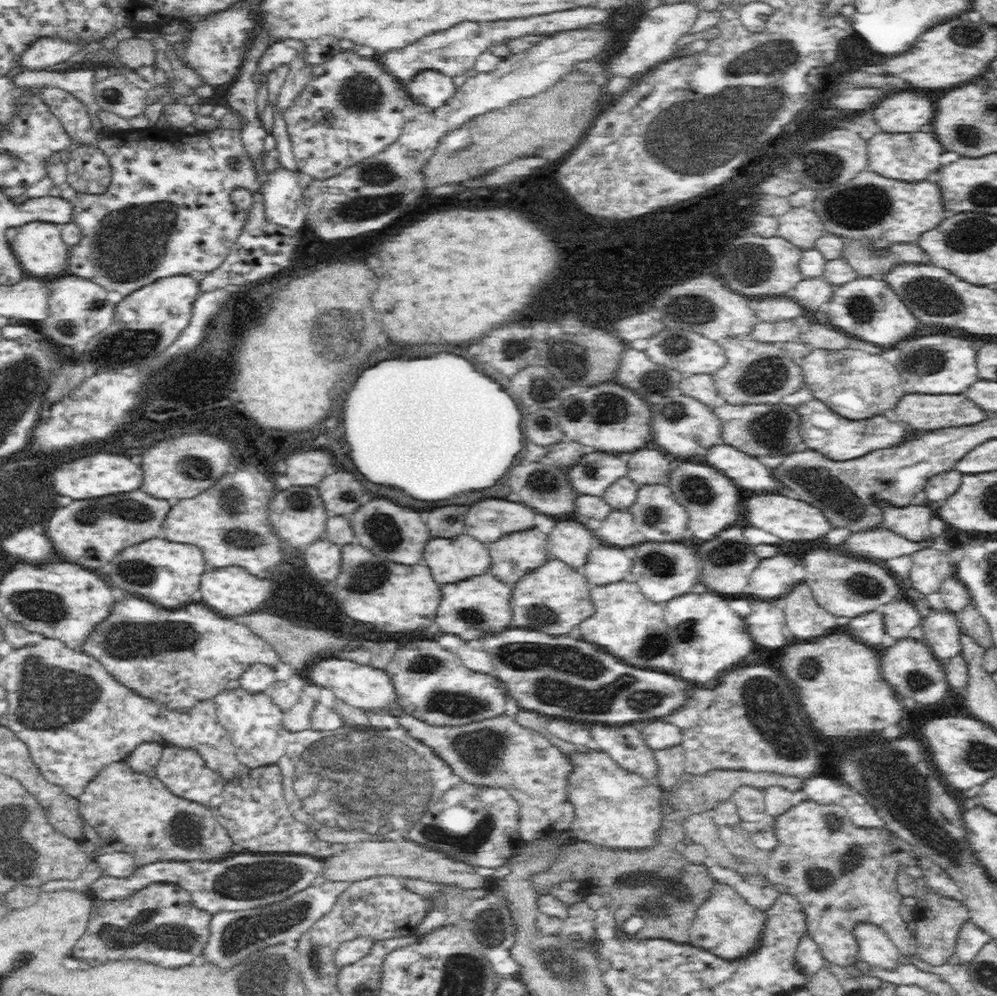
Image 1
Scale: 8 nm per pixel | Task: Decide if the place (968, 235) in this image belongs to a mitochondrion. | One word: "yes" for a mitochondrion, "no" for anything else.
yes

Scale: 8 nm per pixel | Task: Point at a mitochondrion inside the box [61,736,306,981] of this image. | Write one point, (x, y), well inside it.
(170, 931)

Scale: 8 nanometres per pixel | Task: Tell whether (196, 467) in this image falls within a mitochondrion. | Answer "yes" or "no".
yes

